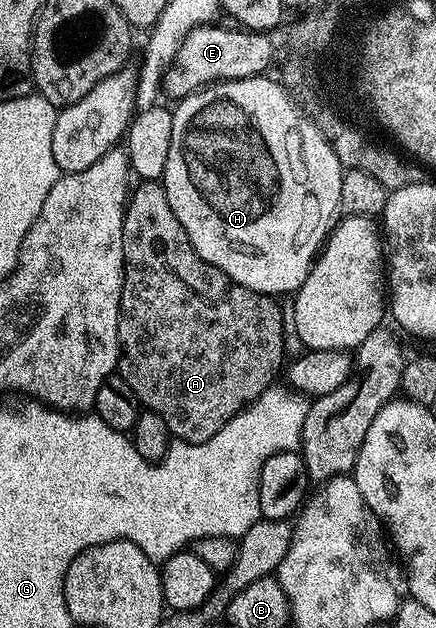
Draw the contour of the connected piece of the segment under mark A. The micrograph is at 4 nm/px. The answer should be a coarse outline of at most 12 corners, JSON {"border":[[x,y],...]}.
{"border":[[125,204],[117,370],[206,442],[274,385],[278,299]]}

